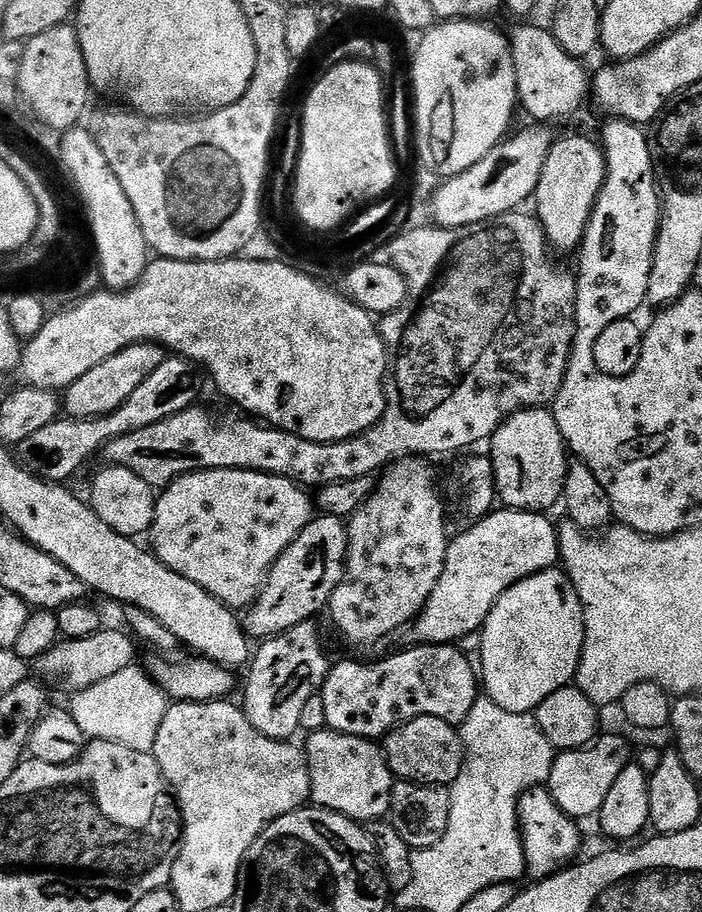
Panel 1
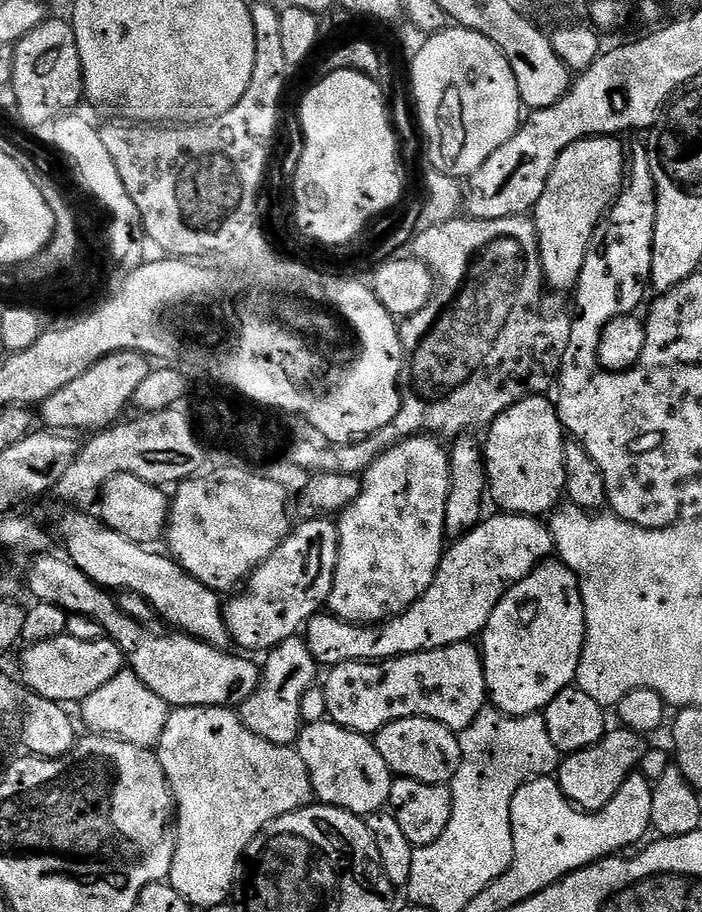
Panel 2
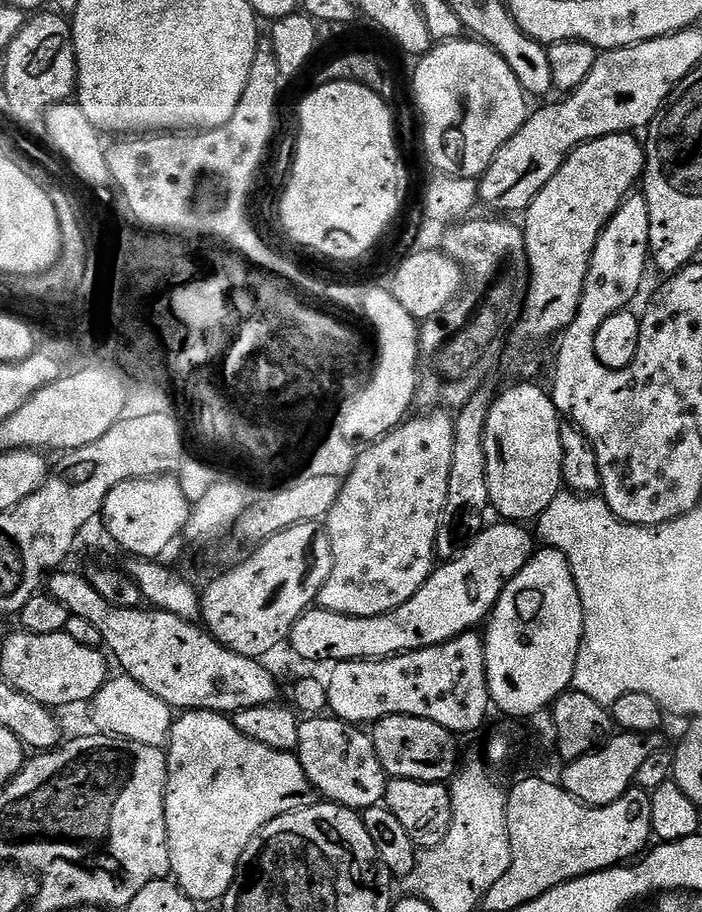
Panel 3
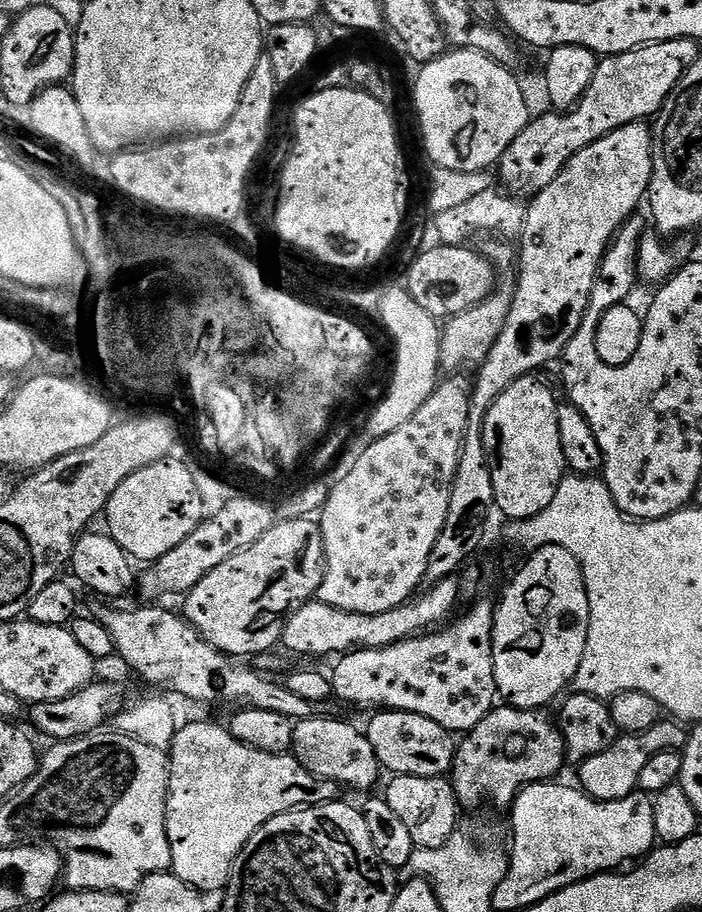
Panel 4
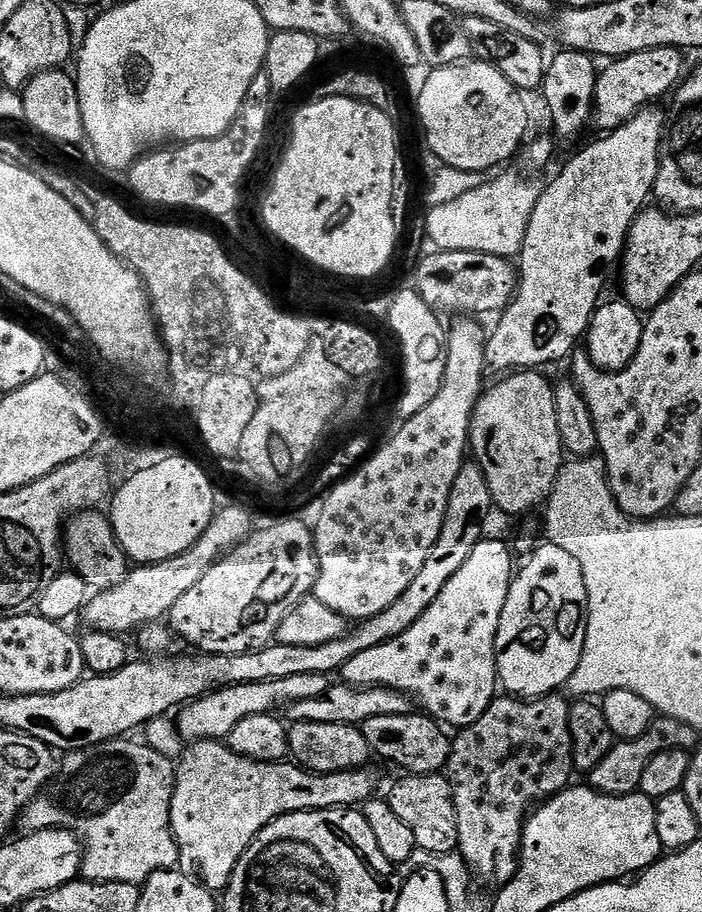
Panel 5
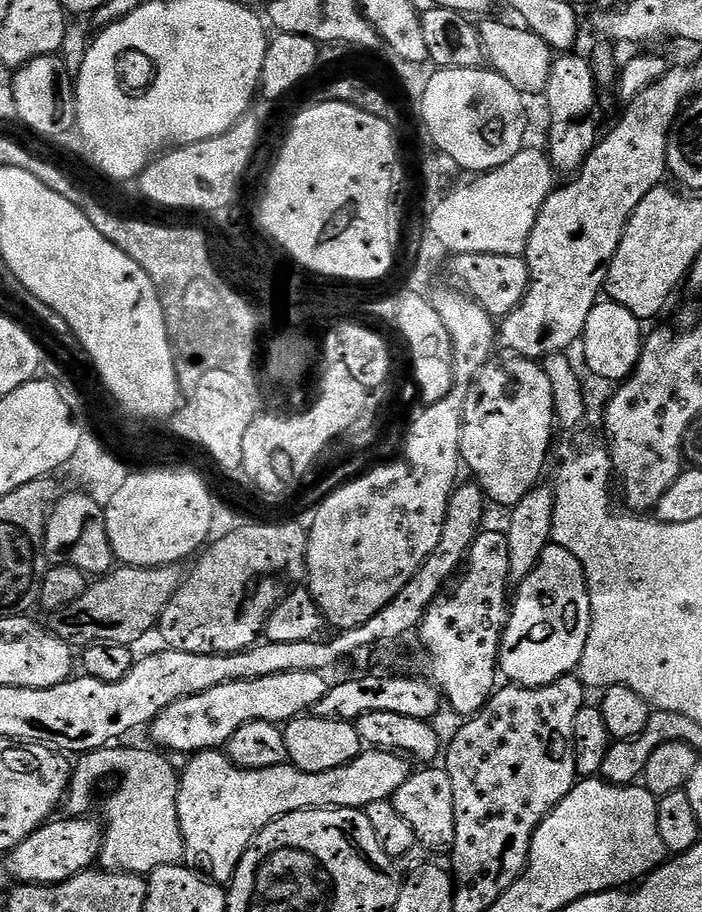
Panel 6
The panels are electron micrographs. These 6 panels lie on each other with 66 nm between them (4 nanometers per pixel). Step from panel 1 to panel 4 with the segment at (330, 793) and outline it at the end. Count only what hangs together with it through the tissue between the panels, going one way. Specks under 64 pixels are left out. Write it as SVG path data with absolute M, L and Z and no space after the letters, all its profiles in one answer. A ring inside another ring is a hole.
M317 714L296 724L292 752L297 762L319 780L330 780L337 786L372 788L380 780L382 769L367 735L344 720L331 720Z

